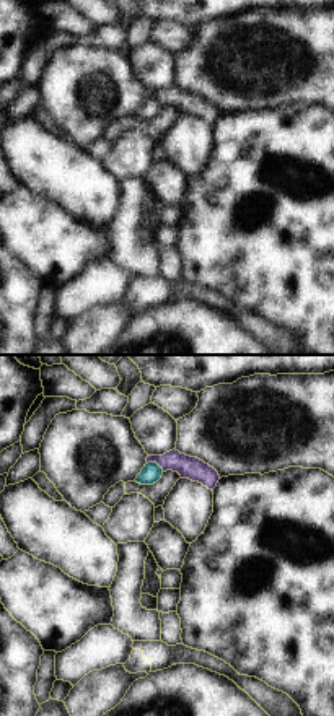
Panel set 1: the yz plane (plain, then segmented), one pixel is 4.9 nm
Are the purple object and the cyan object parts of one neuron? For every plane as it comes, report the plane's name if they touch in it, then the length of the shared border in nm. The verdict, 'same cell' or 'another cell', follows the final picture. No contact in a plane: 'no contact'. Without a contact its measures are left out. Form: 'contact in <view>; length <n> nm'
contact in yz; length 100 nm

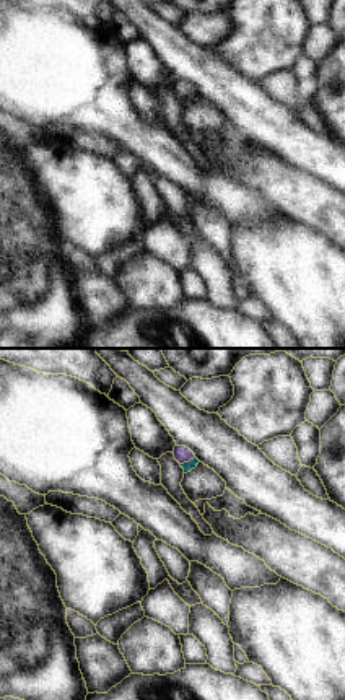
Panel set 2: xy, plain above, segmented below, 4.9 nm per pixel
contact in xy; length 80 nm

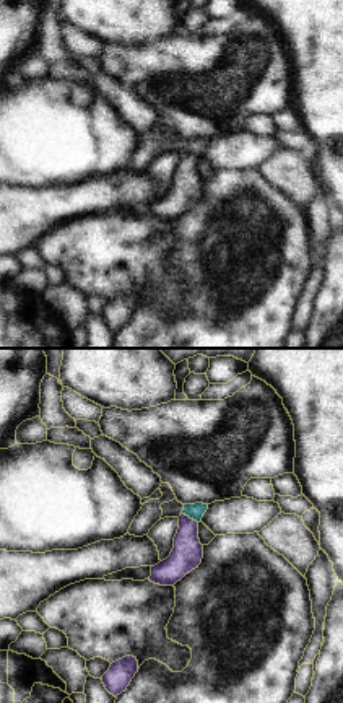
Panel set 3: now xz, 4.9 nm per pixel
contact in xz; length 100 nm

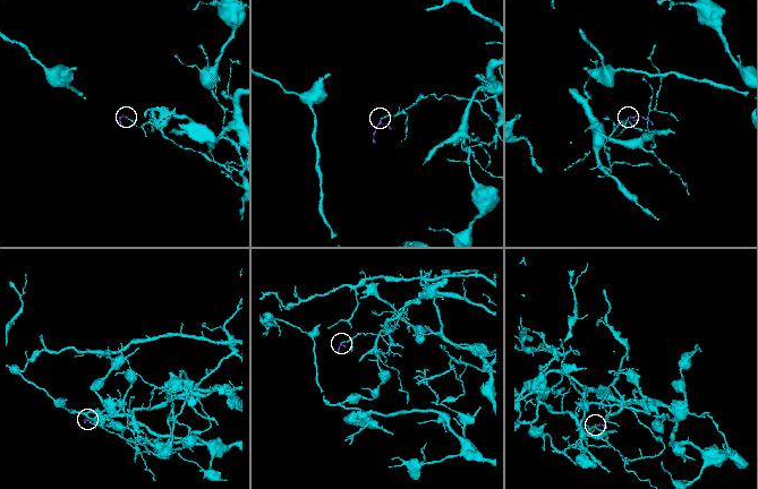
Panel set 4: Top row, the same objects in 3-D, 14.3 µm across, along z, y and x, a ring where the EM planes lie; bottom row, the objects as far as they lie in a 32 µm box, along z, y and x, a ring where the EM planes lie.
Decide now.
another cell

